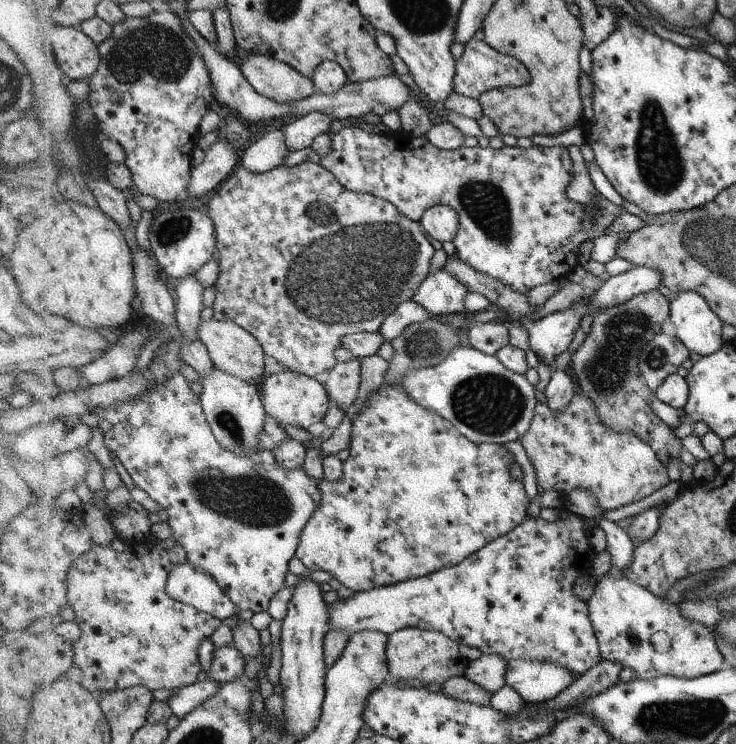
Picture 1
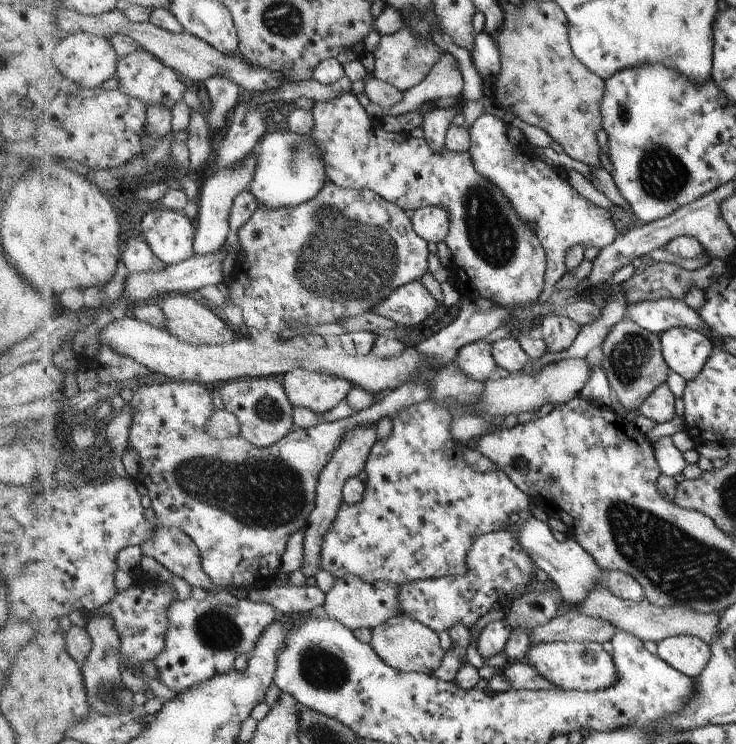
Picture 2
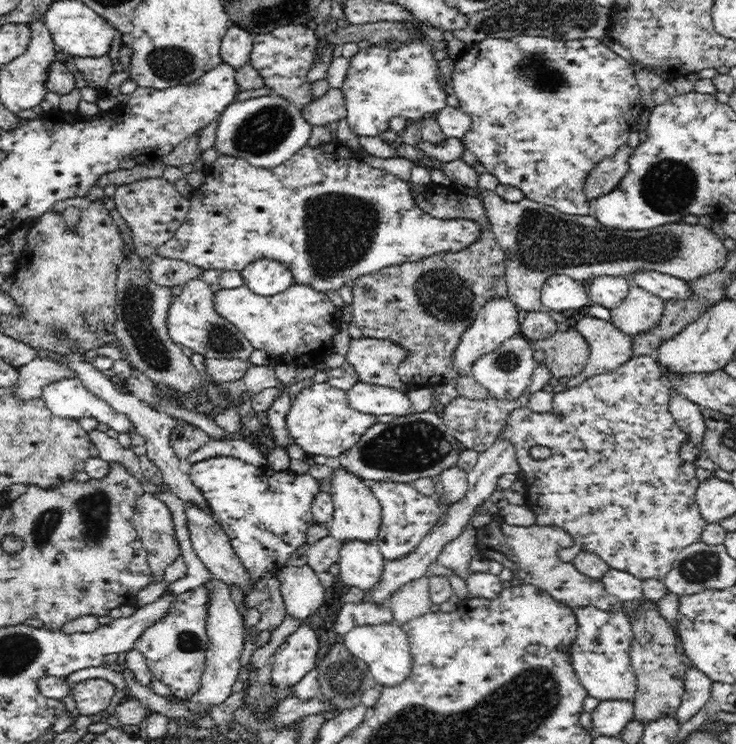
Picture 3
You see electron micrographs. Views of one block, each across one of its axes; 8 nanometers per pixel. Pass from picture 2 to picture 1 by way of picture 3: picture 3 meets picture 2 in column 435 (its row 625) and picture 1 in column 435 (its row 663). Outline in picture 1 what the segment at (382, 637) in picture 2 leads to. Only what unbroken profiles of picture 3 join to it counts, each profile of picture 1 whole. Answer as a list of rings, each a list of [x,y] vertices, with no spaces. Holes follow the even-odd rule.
[[[408,627],[389,634],[386,645],[386,658],[389,664],[391,680],[418,680],[424,685],[442,685],[450,678],[464,676],[470,661],[459,652],[459,644],[440,632]]]

